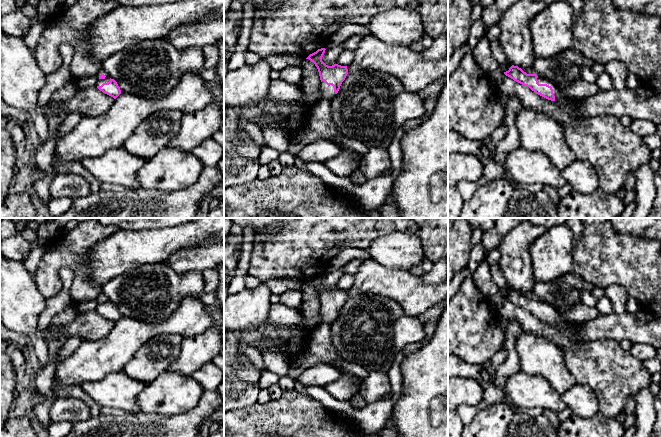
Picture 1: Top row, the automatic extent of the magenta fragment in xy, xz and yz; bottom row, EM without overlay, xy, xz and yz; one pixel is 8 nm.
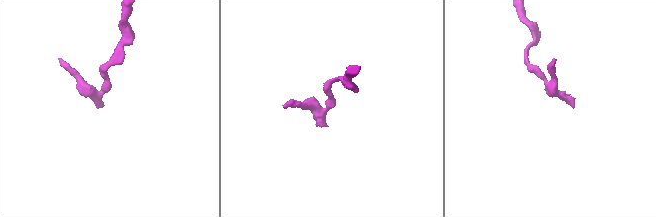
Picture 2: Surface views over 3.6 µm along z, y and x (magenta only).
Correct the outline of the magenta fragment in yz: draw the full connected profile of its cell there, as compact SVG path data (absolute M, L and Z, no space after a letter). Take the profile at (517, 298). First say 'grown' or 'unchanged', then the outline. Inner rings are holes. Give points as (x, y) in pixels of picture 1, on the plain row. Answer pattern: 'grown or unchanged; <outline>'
grown; M512 289L504 298L548 324L570 330L576 342L602 339L620 342L628 339L632 343L650 344L657 350L661 349L661 319L653 318L649 322L641 322L637 320L636 314L613 311L609 315L599 315L586 322L570 323L550 305L536 298L527 298L518 290Z

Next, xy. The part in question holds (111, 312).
grown; M104 298L99 300L97 312L114 323L116 323L121 318L121 314L117 306L114 303L105 300Z

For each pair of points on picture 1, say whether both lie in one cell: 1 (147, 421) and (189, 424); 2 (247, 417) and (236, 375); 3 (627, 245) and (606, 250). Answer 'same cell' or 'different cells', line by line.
1: same cell
2: different cells
3: same cell

